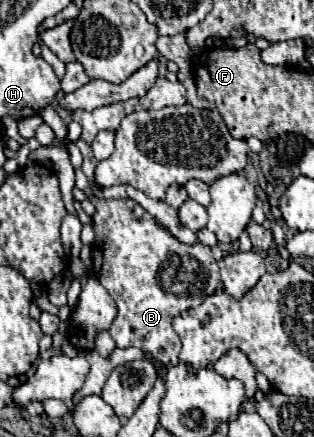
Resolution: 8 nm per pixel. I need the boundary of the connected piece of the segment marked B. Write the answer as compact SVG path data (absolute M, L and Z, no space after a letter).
M90 196L96 206L96 214L92 216L92 226L96 232L96 240L92 244L92 264L94 276L98 282L110 292L118 306L118 316L110 326L110 336L116 342L116 348L136 346L150 352L164 366L174 366L180 354L180 338L172 328L172 320L176 316L186 314L190 308L204 302L204 298L212 296L218 288L220 274L218 262L212 258L212 250L204 244L186 246L178 242L174 236L166 234L154 216L150 216L140 204L132 200L98 200Z

